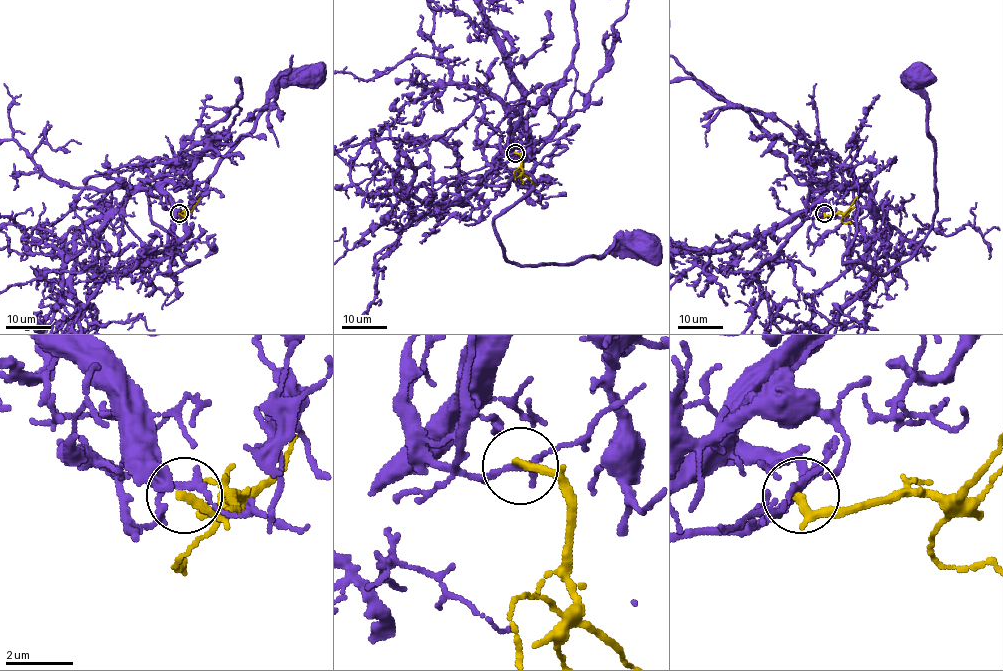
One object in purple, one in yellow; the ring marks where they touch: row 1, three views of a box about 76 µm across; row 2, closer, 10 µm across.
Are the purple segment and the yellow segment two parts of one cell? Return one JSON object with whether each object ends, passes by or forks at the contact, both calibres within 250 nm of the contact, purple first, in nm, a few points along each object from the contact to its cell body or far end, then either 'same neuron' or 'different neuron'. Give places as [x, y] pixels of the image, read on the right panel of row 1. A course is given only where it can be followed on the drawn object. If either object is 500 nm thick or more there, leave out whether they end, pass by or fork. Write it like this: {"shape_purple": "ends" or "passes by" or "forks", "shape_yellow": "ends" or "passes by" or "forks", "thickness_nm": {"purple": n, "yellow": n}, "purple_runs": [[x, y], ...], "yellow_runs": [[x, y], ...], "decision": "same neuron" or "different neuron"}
{"shape_purple": "passes by", "shape_yellow": "ends", "thickness_nm": {"purple": 200, "yellow": 280}, "purple_runs": [[823, 213], [805, 217], [830, 189], [852, 191], [843, 262], [886, 274], [913, 253], [936, 210], [915, 77]], "yellow_runs": [[824, 213], [844, 213], [857, 197]], "decision": "different neuron"}

